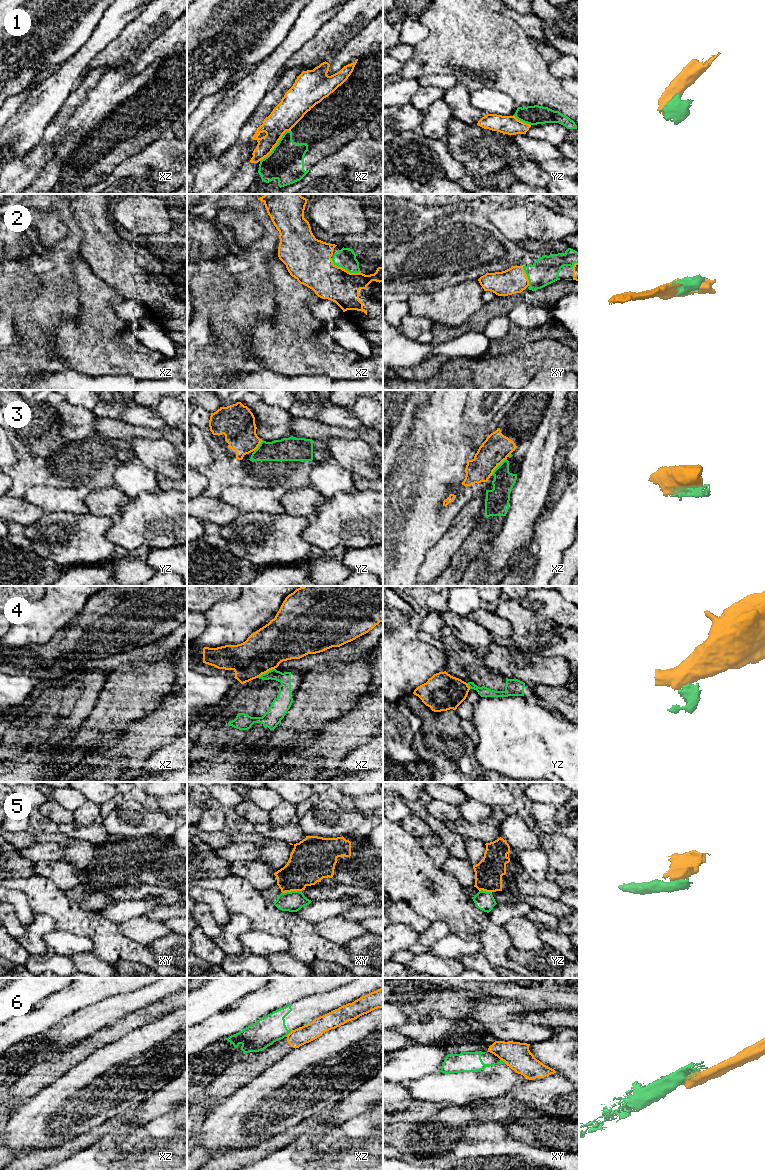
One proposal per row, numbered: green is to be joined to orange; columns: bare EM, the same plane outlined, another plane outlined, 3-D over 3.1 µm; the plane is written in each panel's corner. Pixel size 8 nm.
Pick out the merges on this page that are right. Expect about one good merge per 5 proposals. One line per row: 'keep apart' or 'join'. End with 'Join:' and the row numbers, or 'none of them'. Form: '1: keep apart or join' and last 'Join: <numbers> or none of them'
1: keep apart
2: join
3: keep apart
4: keep apart
5: keep apart
6: keep apart
Join: 2

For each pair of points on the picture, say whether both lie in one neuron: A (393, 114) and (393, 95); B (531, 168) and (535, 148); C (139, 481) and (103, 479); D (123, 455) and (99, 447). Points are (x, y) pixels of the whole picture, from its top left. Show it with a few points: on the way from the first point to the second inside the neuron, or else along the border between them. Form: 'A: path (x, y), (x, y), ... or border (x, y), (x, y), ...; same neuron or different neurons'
A: border (410, 103), (404, 106), (393, 107); different neurons
B: border (523, 158), (533, 160), (538, 164); different neurons
C: border (128, 461), (121, 464), (115, 470), (113, 485); different neurons
D: path (117, 453), (105, 453); same neuron

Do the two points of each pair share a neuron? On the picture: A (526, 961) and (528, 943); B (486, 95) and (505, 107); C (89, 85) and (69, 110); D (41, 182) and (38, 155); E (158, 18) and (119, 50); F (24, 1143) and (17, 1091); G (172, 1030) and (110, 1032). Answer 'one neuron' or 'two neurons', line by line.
A: two neurons
B: one neuron
C: one neuron
D: two neurons
E: one neuron
F: two neurons
G: two neurons

